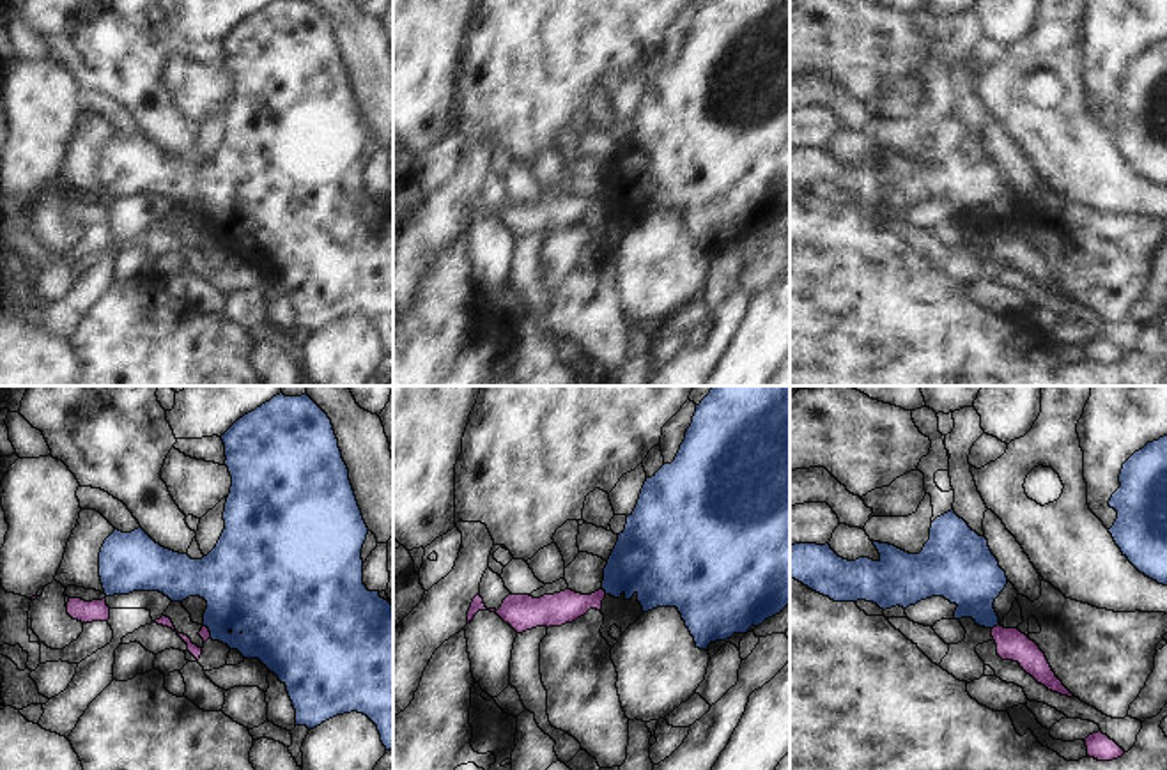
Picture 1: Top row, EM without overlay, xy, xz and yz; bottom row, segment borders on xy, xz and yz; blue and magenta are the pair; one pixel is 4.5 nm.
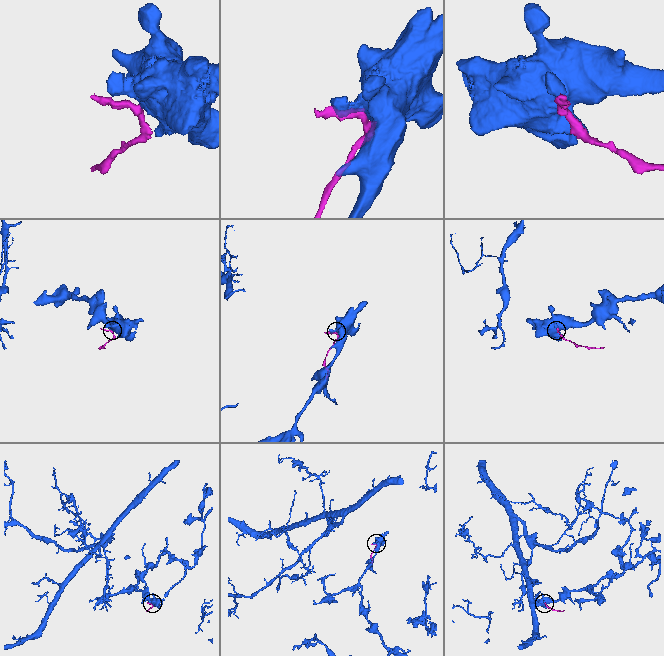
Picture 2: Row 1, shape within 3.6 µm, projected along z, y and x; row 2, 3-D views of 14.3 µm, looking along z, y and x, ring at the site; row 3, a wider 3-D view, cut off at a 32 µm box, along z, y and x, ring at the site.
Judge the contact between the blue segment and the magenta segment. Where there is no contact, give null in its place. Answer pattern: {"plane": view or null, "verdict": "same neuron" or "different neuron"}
{"plane": "yz", "verdict": "different neuron"}

